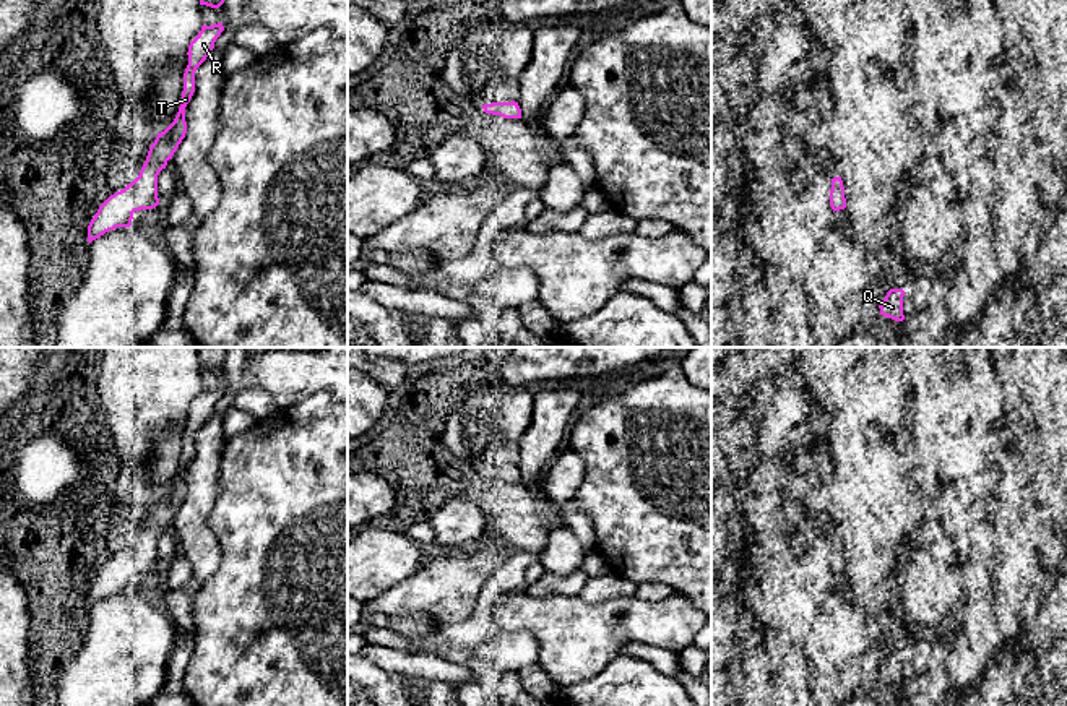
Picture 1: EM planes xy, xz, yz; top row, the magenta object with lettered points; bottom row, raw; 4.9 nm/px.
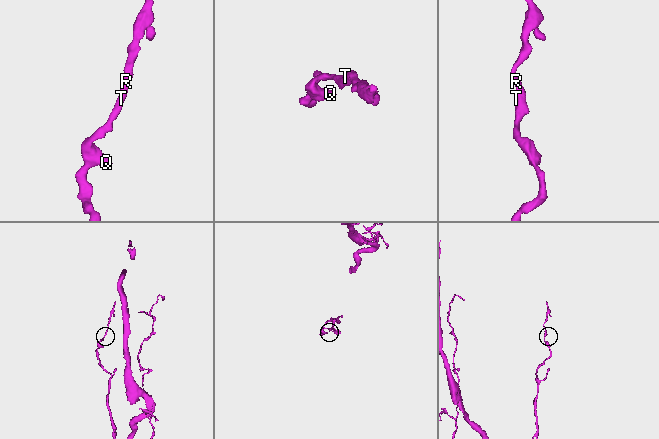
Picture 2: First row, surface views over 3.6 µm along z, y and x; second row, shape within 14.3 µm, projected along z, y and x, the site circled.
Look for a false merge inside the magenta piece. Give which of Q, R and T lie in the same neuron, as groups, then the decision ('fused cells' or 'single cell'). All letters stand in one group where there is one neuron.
Q R T | single cell

